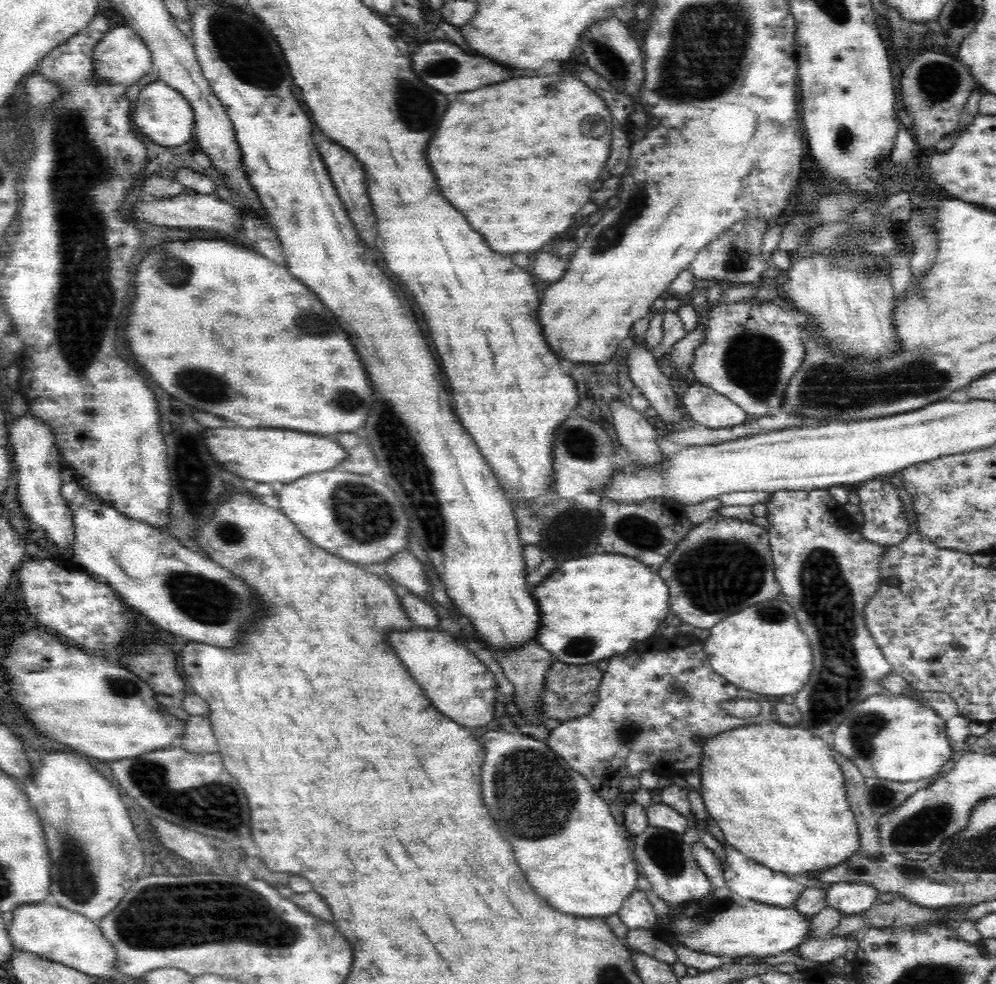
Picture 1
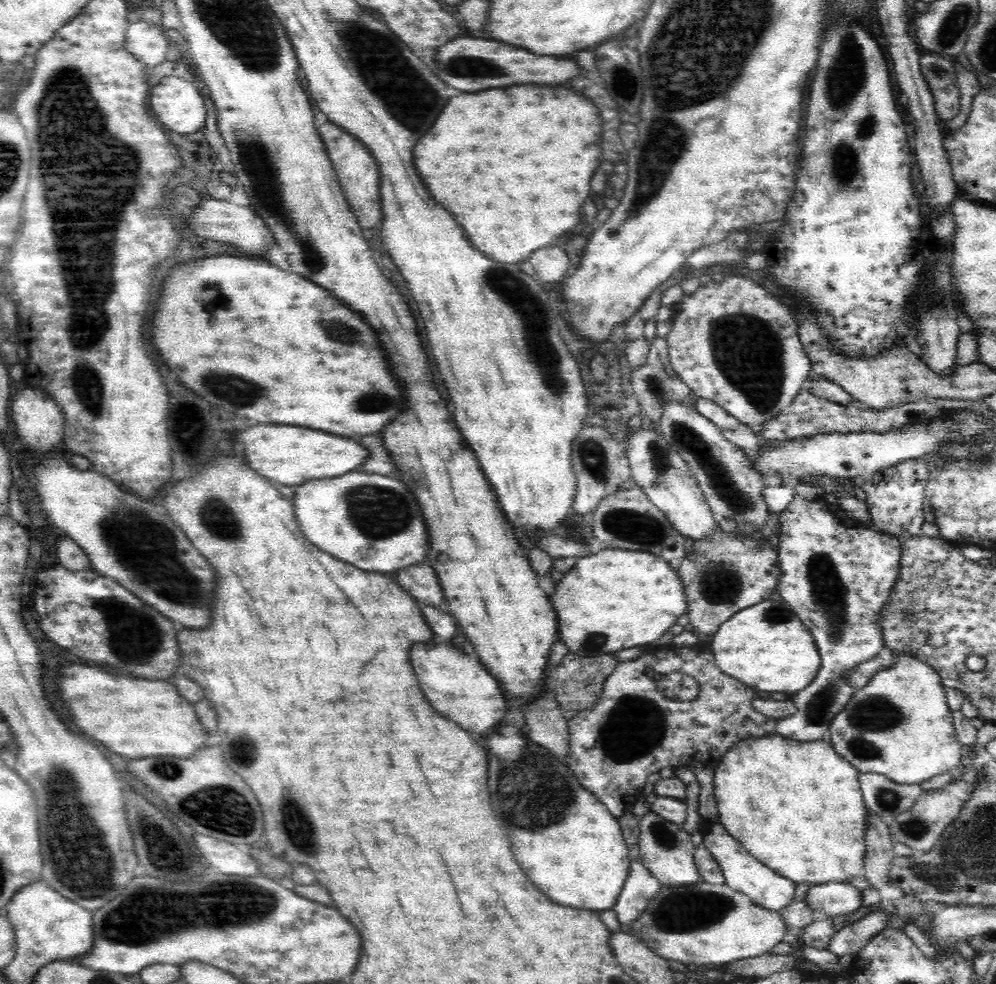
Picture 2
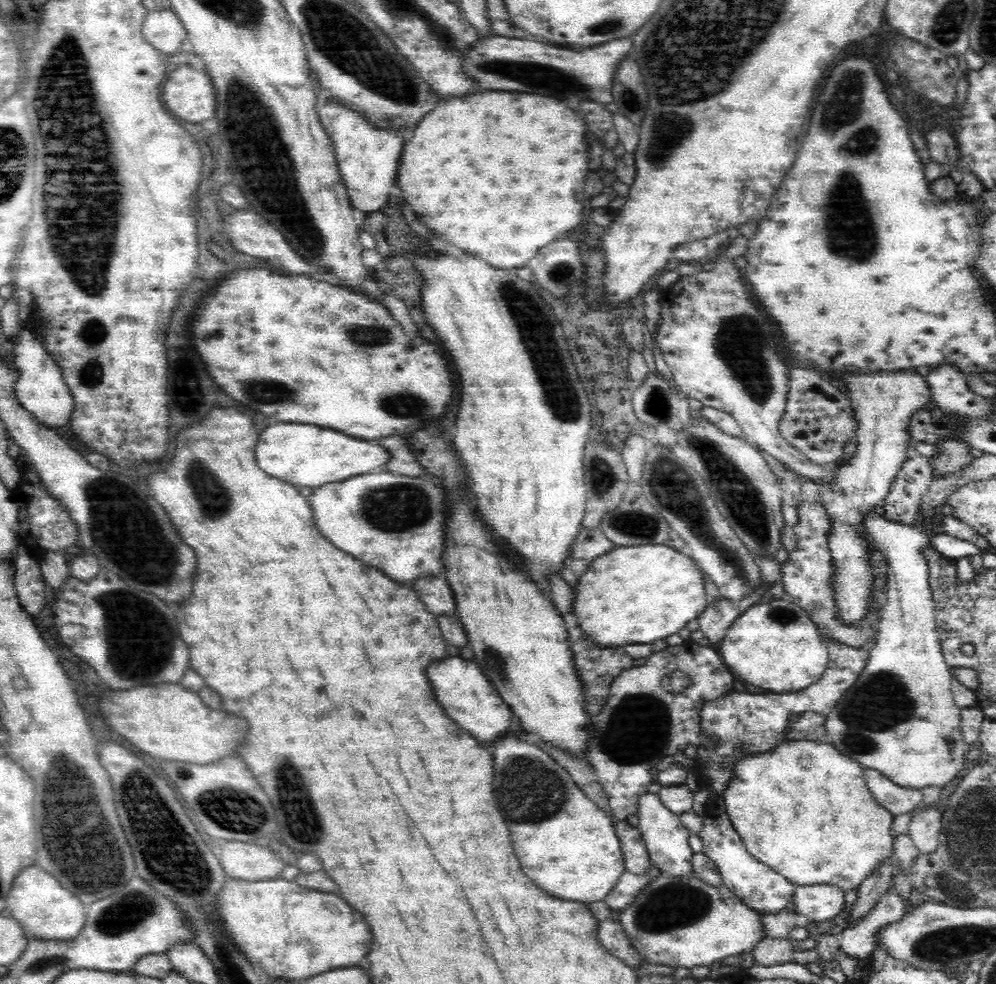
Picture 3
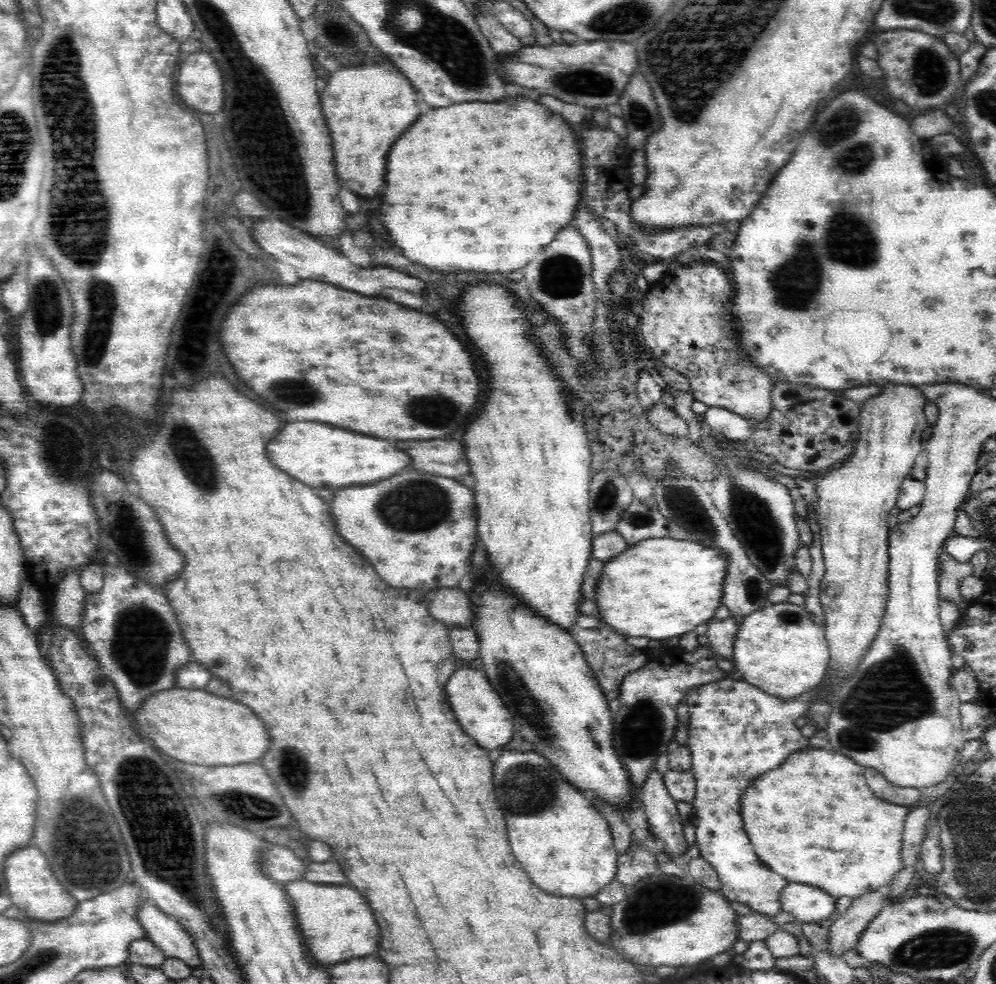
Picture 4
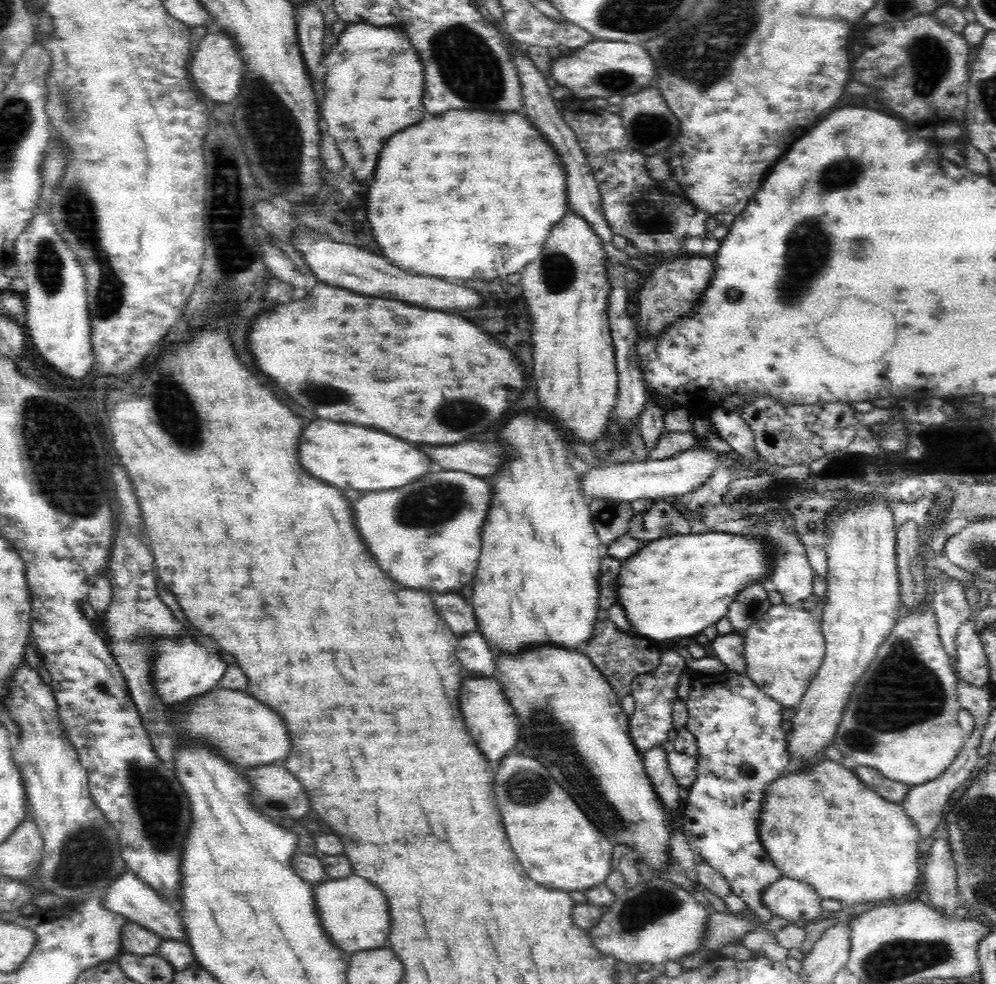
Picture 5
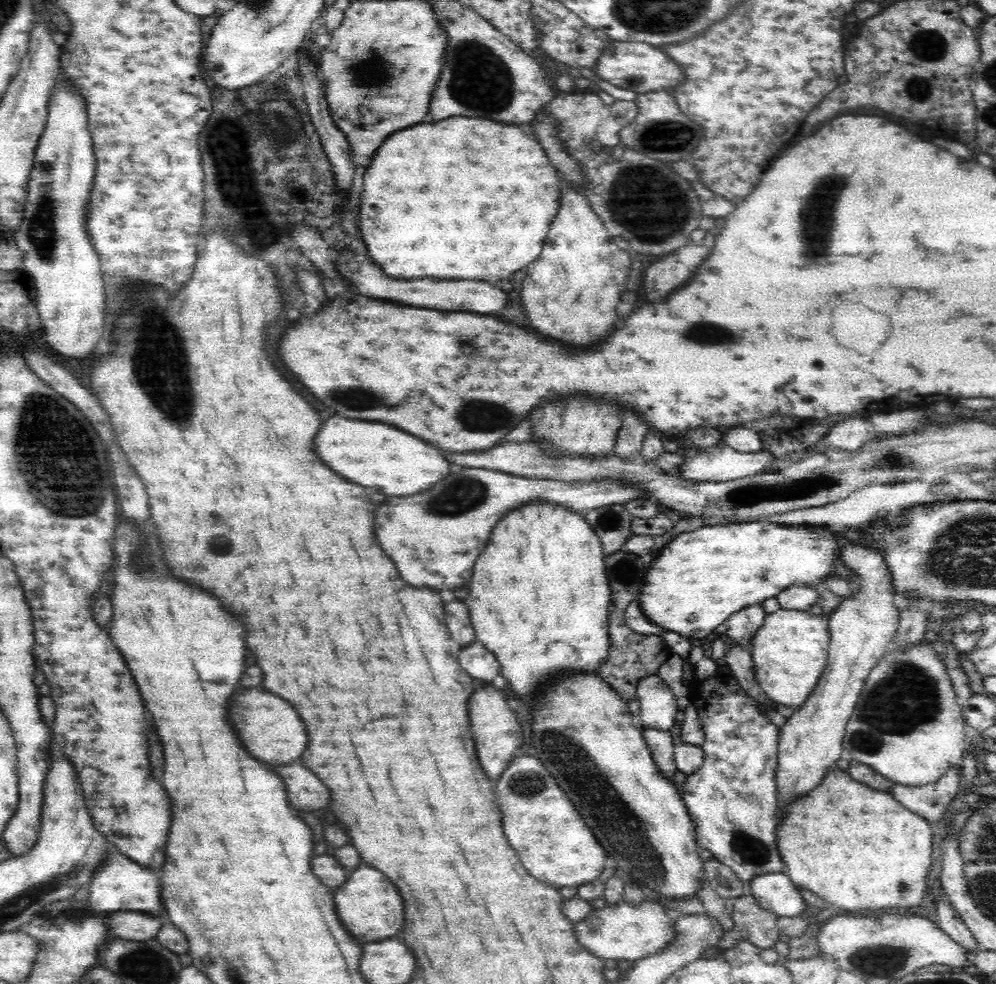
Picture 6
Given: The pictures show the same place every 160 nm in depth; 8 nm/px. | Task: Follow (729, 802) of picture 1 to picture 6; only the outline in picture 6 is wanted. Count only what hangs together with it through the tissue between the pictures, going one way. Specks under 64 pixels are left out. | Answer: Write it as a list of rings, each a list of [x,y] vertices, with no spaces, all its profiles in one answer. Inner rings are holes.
[[[833,768],[825,775],[824,782],[820,782],[816,790],[812,790],[810,794],[804,794],[800,798],[794,798],[796,802],[790,806],[788,816],[784,818],[780,832],[778,832],[778,840],[776,846],[780,851],[780,858],[788,868],[789,878],[794,880],[798,886],[804,886],[806,890],[821,897],[828,905],[839,906],[845,911],[851,910],[884,910],[884,908],[903,908],[909,909],[916,907],[926,898],[926,890],[928,890],[928,872],[932,866],[932,840],[934,840],[934,826],[926,817],[920,816],[911,810],[908,810],[901,802],[898,802],[890,792],[880,792],[868,788],[865,784],[853,779],[850,774],[842,772],[840,769]]]

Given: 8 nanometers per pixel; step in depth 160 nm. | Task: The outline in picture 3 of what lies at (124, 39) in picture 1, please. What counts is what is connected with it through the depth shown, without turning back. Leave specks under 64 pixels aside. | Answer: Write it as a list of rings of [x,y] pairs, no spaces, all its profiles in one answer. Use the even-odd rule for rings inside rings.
[[[173,9],[150,11],[140,32],[152,48],[160,50],[166,56],[179,52],[182,42],[187,38],[187,30]]]

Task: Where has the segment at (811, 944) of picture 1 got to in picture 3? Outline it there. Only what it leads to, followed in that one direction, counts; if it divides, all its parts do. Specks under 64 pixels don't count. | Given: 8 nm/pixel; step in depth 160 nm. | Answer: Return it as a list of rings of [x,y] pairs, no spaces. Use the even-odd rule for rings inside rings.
[[[893,884],[890,885],[886,894],[862,920],[848,925],[843,930],[840,949],[848,956],[860,961],[866,960],[875,949],[877,932],[888,923],[902,920],[906,910],[904,898],[900,896]]]

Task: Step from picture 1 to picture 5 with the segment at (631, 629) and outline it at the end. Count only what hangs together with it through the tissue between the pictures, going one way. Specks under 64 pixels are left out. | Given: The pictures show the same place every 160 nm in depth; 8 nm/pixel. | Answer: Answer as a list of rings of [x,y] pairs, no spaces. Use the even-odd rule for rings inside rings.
[[[708,532],[656,538],[623,560],[618,574],[617,604],[626,609],[634,631],[642,636],[650,636],[654,641],[694,637],[727,617],[728,606],[738,592],[768,579],[768,560],[766,545],[752,535]]]

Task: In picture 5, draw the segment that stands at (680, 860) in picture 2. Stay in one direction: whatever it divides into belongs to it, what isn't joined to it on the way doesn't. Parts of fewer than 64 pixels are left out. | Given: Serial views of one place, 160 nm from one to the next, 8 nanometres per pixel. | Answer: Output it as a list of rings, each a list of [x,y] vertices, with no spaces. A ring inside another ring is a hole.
[[[662,745],[648,750],[644,754],[644,770],[648,773],[648,780],[652,781],[652,788],[656,791],[656,796],[660,799],[660,804],[666,806],[666,815],[674,814],[678,808],[680,800],[680,785],[676,782],[676,777],[672,776],[672,771],[668,768],[667,752]]]

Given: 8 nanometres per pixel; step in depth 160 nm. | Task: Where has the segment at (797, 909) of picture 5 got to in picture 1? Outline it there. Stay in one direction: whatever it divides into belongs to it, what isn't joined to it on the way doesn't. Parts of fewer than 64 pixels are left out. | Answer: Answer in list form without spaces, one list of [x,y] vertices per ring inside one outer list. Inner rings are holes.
[[[864,882],[830,883],[827,888],[826,907],[840,910],[843,914],[858,914],[878,903],[879,890]]]

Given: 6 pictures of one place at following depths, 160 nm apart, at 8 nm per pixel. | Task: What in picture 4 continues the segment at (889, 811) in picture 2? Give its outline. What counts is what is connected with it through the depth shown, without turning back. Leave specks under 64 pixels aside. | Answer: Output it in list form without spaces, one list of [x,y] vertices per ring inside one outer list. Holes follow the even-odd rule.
[[[864,768],[864,776],[866,776],[867,785],[872,789],[872,792],[883,801],[909,806],[922,799],[922,789],[892,784],[874,768]]]

